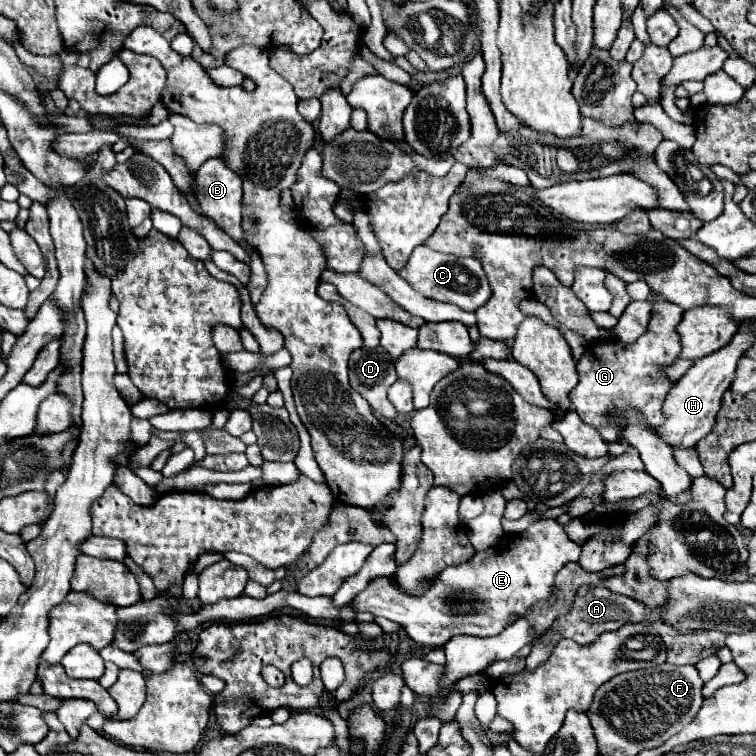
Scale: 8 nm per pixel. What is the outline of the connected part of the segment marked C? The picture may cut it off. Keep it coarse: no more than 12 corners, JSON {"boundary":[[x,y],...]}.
{"boundary":[[414,249],[398,274],[425,297],[477,311],[491,297],[477,259]]}

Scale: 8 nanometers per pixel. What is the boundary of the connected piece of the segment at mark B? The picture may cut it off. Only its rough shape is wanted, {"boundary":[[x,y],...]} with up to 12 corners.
{"boundary":[[223,159],[195,173],[195,201],[231,239],[243,239],[241,179]]}

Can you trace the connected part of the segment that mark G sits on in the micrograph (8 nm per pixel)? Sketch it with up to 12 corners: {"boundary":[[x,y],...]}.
{"boundary":[[651,293],[641,339],[591,343],[569,393],[609,443],[609,413],[637,409],[649,427],[673,387],[683,309]]}

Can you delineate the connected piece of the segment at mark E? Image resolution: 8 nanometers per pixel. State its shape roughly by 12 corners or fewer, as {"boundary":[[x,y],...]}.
{"boundary":[[541,519],[421,597],[377,577],[349,605],[415,643],[491,637],[549,599],[581,545]]}

